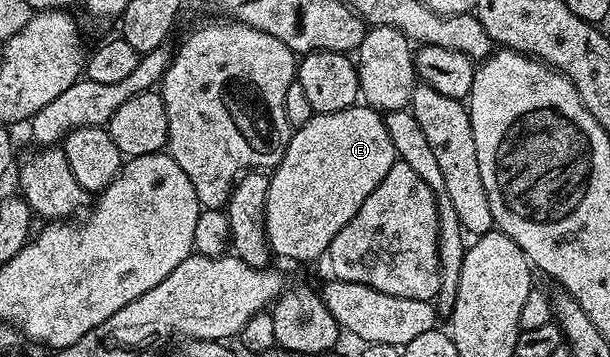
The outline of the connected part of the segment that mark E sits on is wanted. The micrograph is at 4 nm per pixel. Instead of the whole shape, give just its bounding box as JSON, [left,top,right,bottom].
[265,106,397,260]

